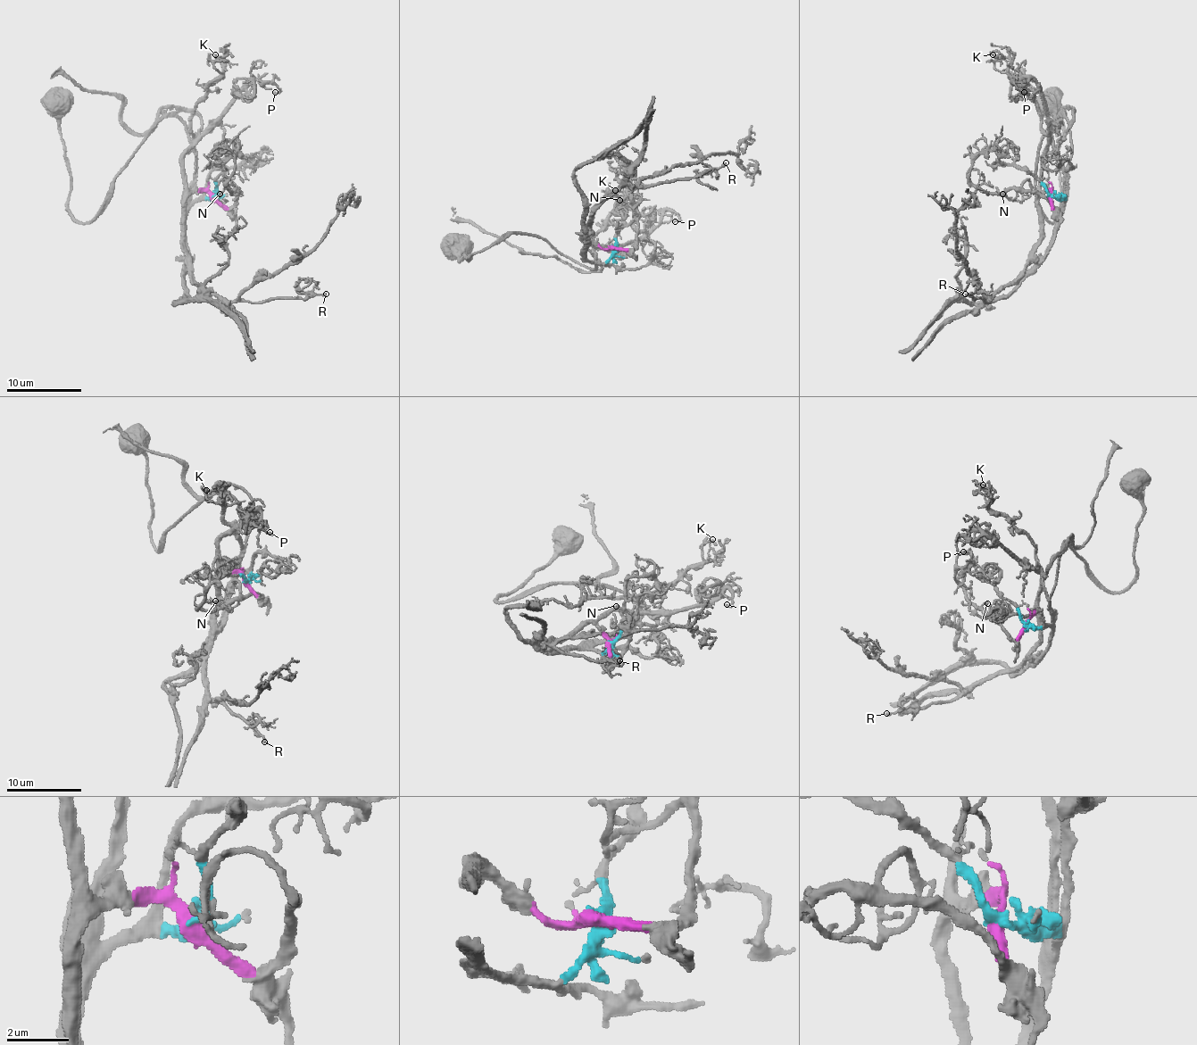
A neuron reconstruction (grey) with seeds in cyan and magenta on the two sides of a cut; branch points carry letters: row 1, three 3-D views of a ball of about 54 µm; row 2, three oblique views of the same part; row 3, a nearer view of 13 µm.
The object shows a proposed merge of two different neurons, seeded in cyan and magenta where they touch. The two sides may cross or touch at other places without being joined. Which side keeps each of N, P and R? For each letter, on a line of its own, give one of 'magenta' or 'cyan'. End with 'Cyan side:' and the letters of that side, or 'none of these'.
N: magenta
P: magenta
R: magenta
Cyan side: none of these

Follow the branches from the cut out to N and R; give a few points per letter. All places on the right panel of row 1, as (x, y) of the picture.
N: (1051, 195), (1052, 207), (1037, 194), (1017, 192), (1011, 188), (1005, 188), (1001, 194)
R: (1051, 195), (1051, 192), (1043, 192), (1037, 199), (1039, 244), (1022, 273), (986, 302), (966, 294)

